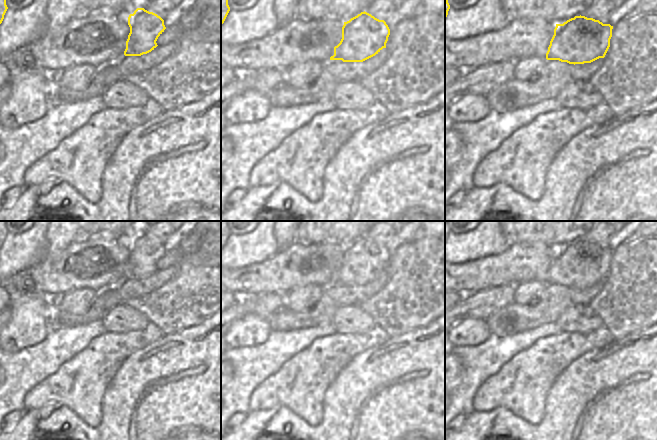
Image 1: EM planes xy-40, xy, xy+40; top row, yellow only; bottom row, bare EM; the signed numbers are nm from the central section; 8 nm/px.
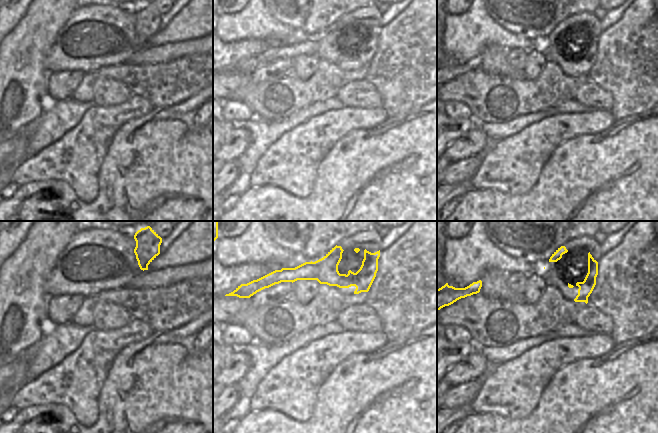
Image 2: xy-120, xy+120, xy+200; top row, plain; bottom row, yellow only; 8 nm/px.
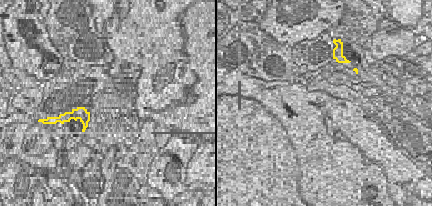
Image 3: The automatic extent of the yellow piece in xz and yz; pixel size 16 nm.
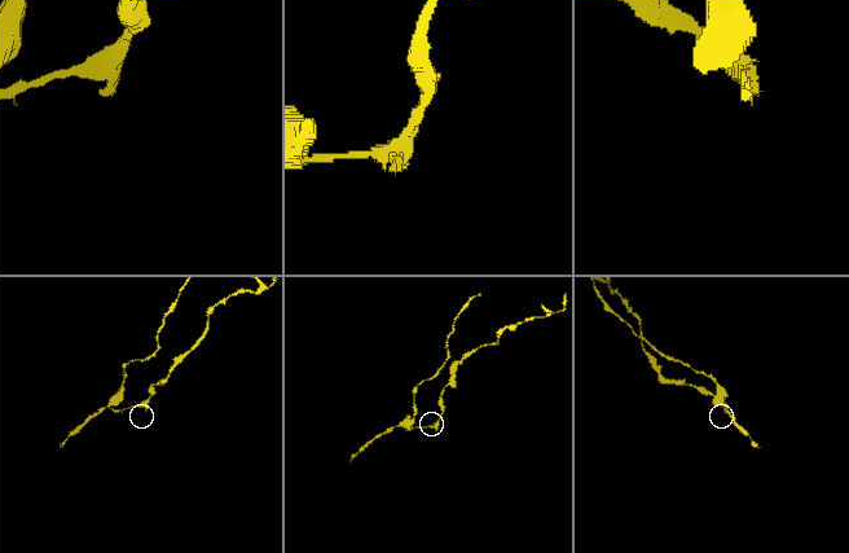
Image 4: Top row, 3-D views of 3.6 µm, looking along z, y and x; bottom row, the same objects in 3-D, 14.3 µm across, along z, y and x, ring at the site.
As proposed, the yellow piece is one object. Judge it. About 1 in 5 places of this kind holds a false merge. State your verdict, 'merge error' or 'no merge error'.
merge error

